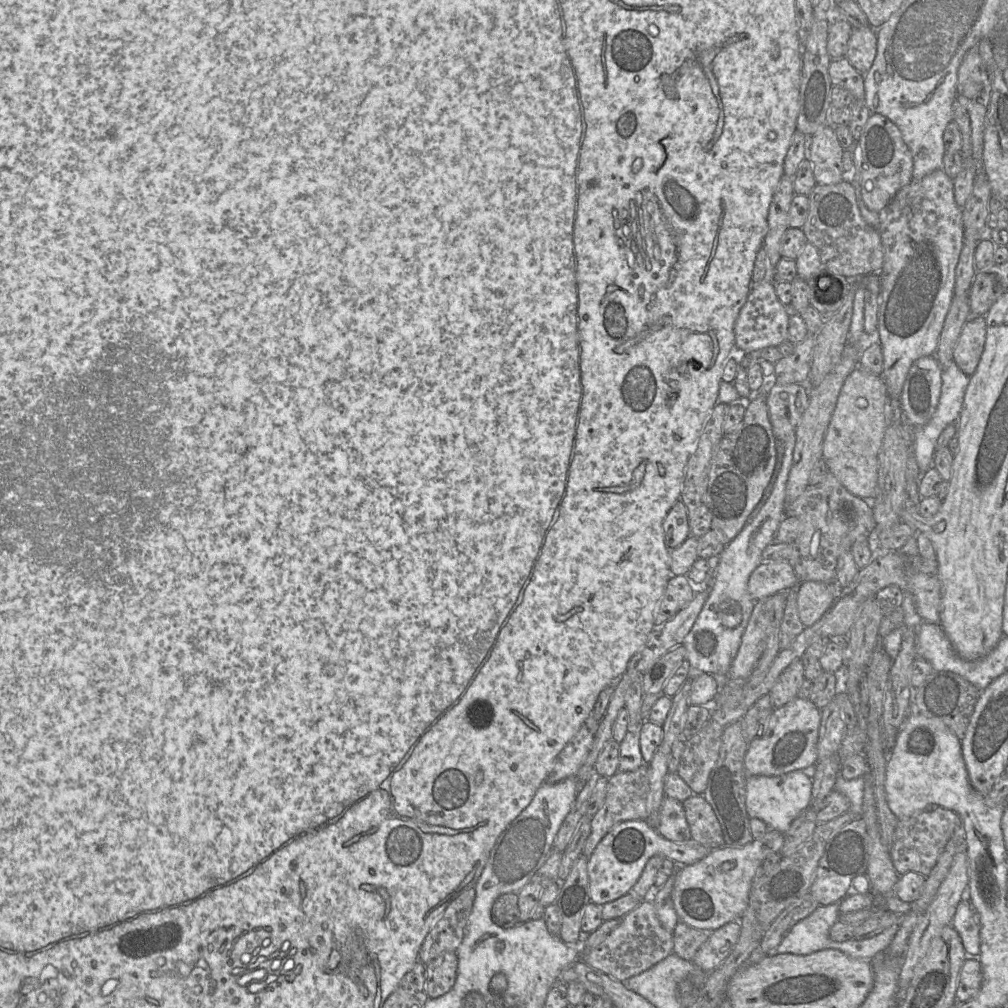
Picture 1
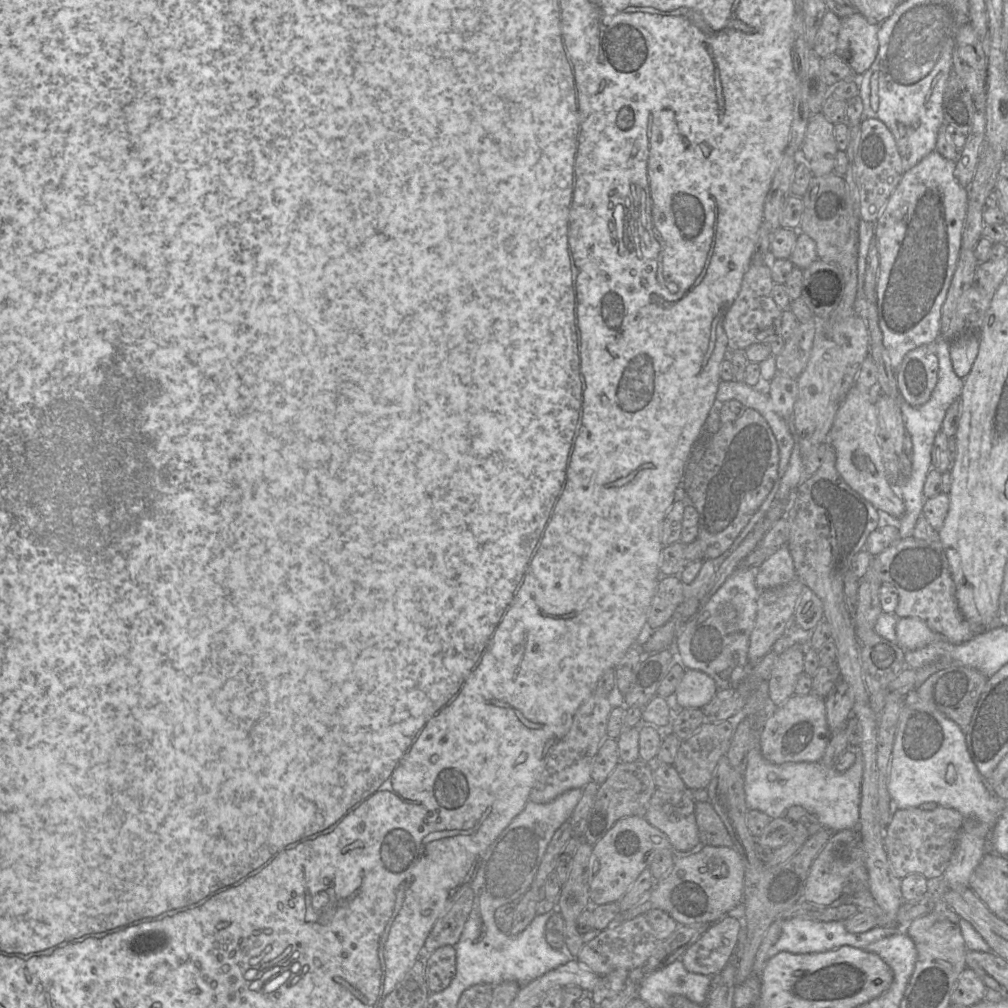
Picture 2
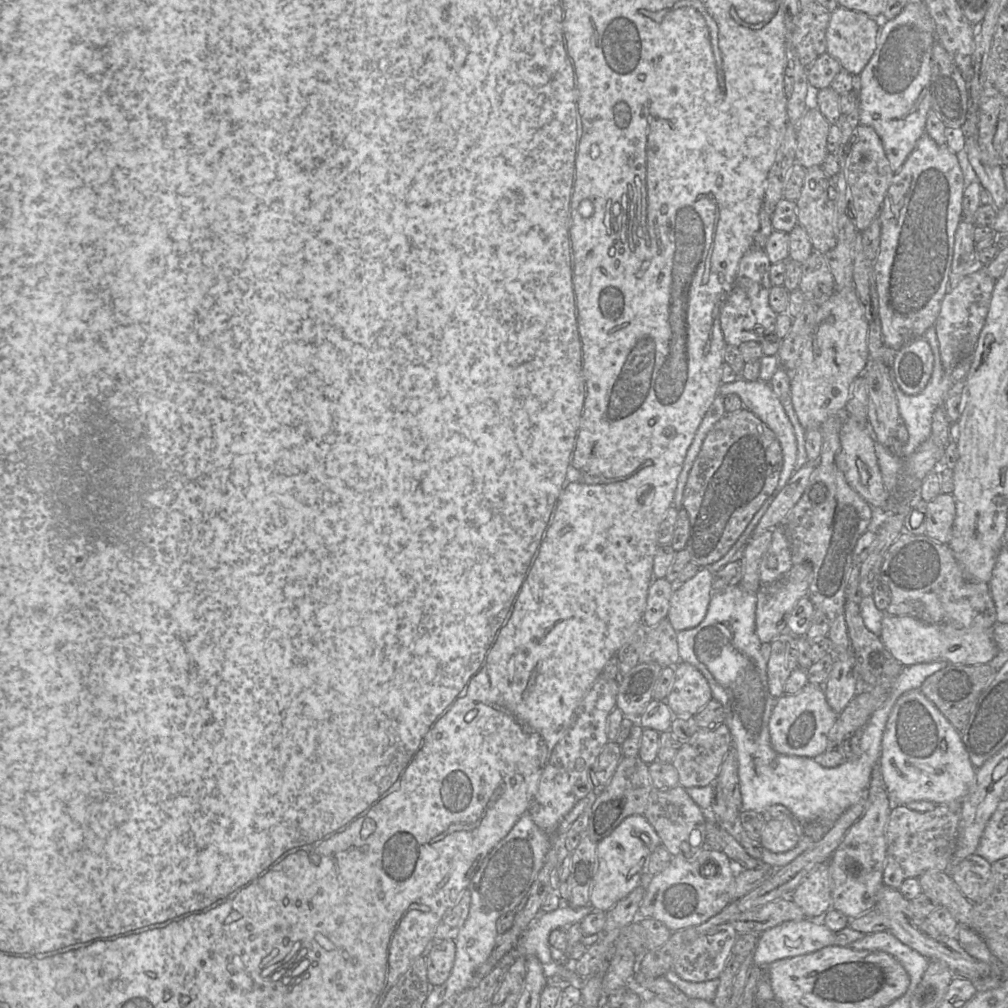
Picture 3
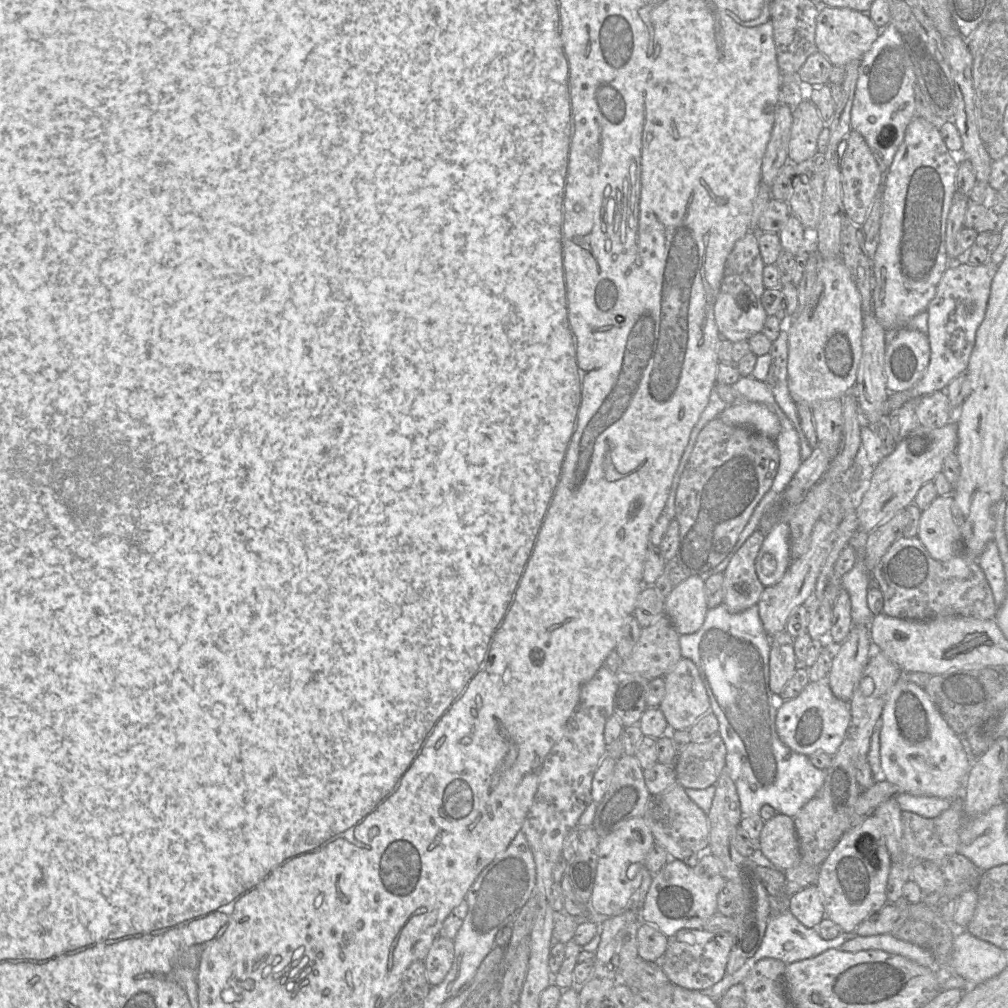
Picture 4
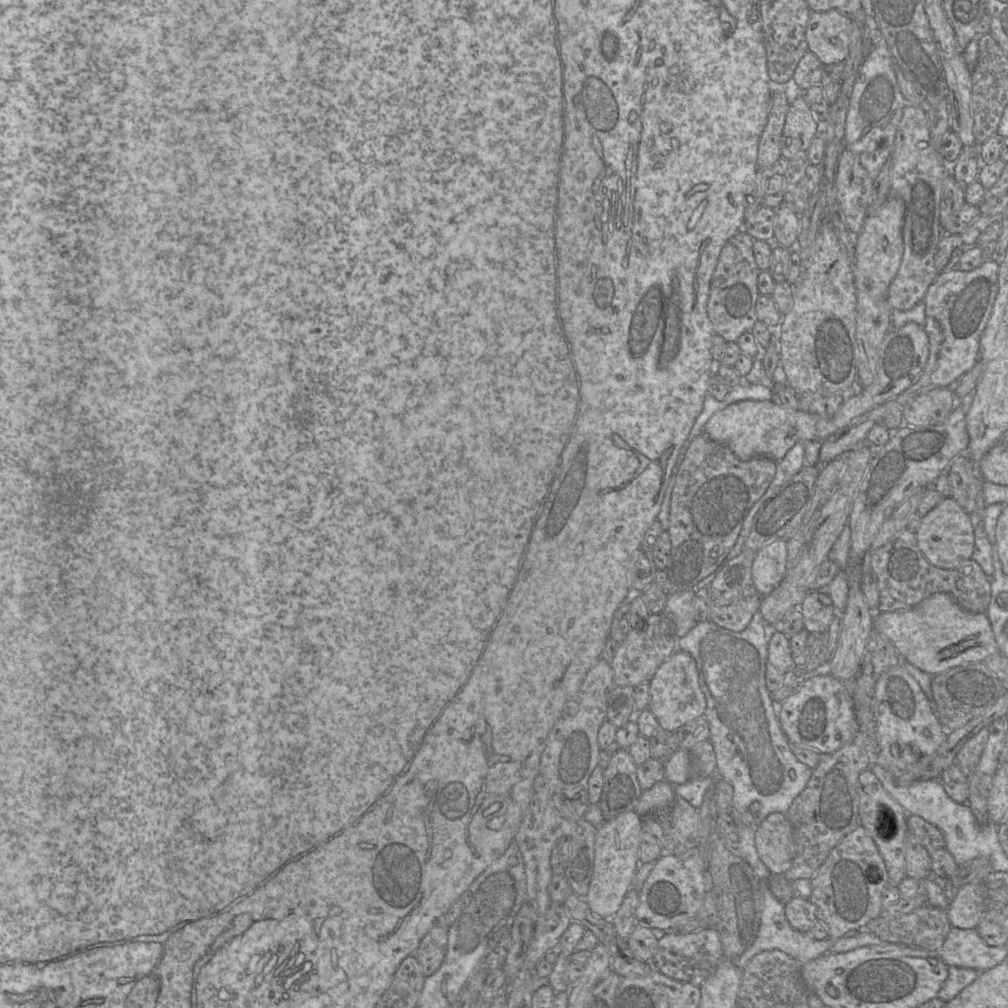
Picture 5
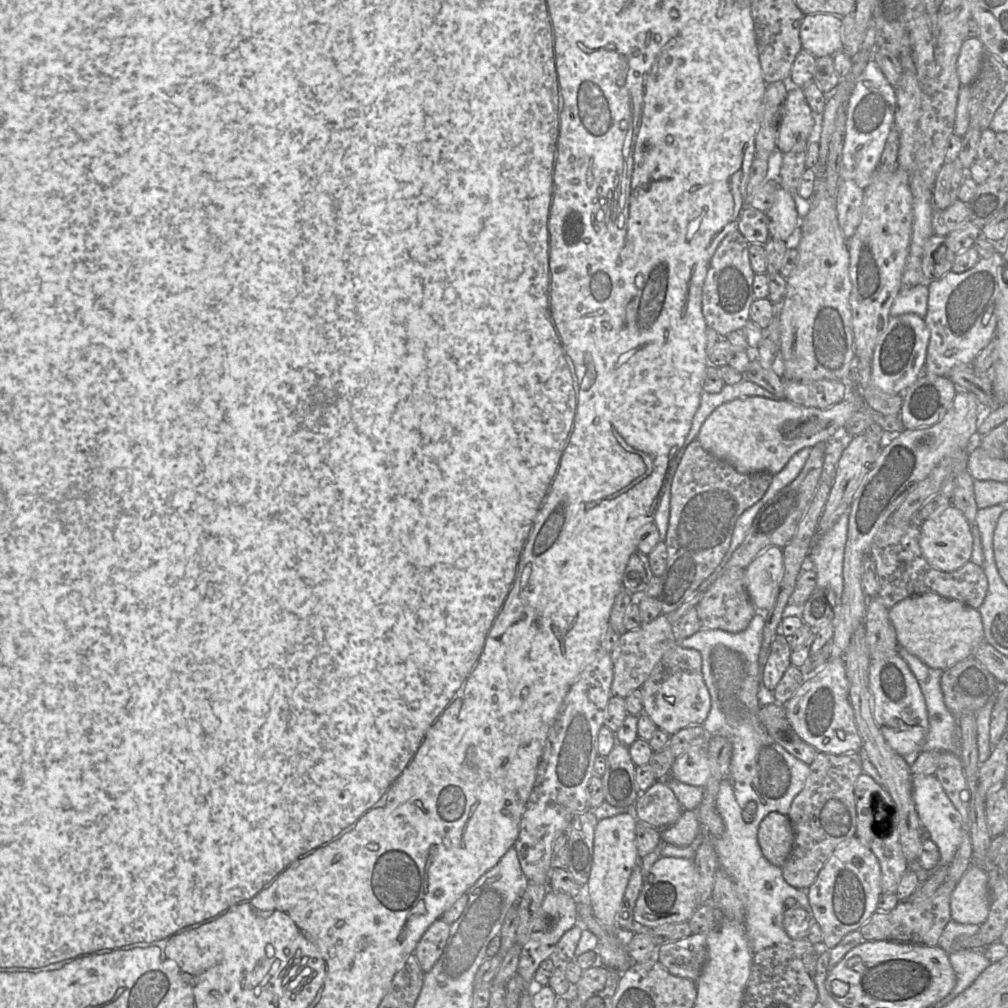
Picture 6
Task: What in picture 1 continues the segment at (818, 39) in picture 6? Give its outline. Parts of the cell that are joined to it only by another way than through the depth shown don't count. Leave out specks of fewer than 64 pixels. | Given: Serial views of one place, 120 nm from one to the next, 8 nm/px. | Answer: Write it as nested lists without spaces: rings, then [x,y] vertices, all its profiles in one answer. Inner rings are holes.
[[[871,26],[854,28],[848,41],[845,57],[861,74],[867,74],[877,53],[876,30]]]

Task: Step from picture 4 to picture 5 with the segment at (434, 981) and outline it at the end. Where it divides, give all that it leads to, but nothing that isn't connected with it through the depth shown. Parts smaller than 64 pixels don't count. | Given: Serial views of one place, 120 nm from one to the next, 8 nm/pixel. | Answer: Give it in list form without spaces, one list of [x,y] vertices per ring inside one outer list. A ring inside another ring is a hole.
[[[433,925],[411,953],[418,960],[425,976],[433,975],[443,963],[448,945],[448,929]]]

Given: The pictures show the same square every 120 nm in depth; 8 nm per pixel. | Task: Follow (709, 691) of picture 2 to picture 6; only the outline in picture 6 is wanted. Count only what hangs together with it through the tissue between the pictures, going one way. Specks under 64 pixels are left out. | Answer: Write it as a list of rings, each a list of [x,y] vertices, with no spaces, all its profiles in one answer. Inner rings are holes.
[[[679,644],[671,648],[655,665],[640,689],[643,713],[669,735],[690,725],[702,725],[710,711],[711,699],[702,674],[702,657],[693,648],[683,648]]]

